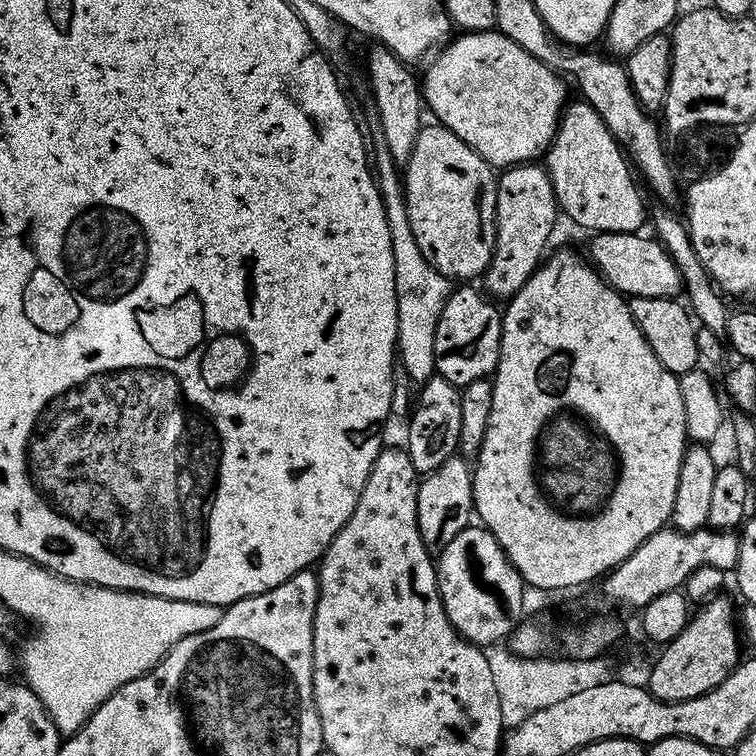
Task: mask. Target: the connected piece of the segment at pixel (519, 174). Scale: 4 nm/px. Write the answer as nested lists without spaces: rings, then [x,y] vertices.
[[[529,162],[514,164],[499,173],[496,181],[496,249],[482,277],[483,287],[493,297],[511,298],[518,289],[526,286],[545,255],[544,247],[552,236],[556,216],[558,205],[547,167]]]

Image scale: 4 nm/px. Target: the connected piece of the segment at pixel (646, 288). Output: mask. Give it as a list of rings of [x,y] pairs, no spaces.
[[[601,232],[593,235],[591,263],[604,281],[625,297],[675,297],[682,283],[678,266],[659,240],[634,232]]]

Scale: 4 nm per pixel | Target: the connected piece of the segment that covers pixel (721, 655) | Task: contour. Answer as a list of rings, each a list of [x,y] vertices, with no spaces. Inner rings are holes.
[[[717,594],[699,605],[700,613],[689,619],[688,625],[668,644],[659,649],[660,657],[651,665],[652,673],[647,689],[660,700],[682,702],[686,698],[698,698],[714,686],[718,686],[736,669],[742,659],[738,631],[738,612],[727,600],[727,595]]]

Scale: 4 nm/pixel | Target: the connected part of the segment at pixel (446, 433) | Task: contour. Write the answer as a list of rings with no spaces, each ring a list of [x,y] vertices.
[[[432,375],[419,385],[420,393],[416,396],[416,409],[408,420],[408,444],[406,451],[410,462],[414,462],[414,470],[418,474],[427,474],[438,470],[442,462],[457,455],[460,447],[460,431],[462,430],[461,389],[455,388],[446,378]]]

